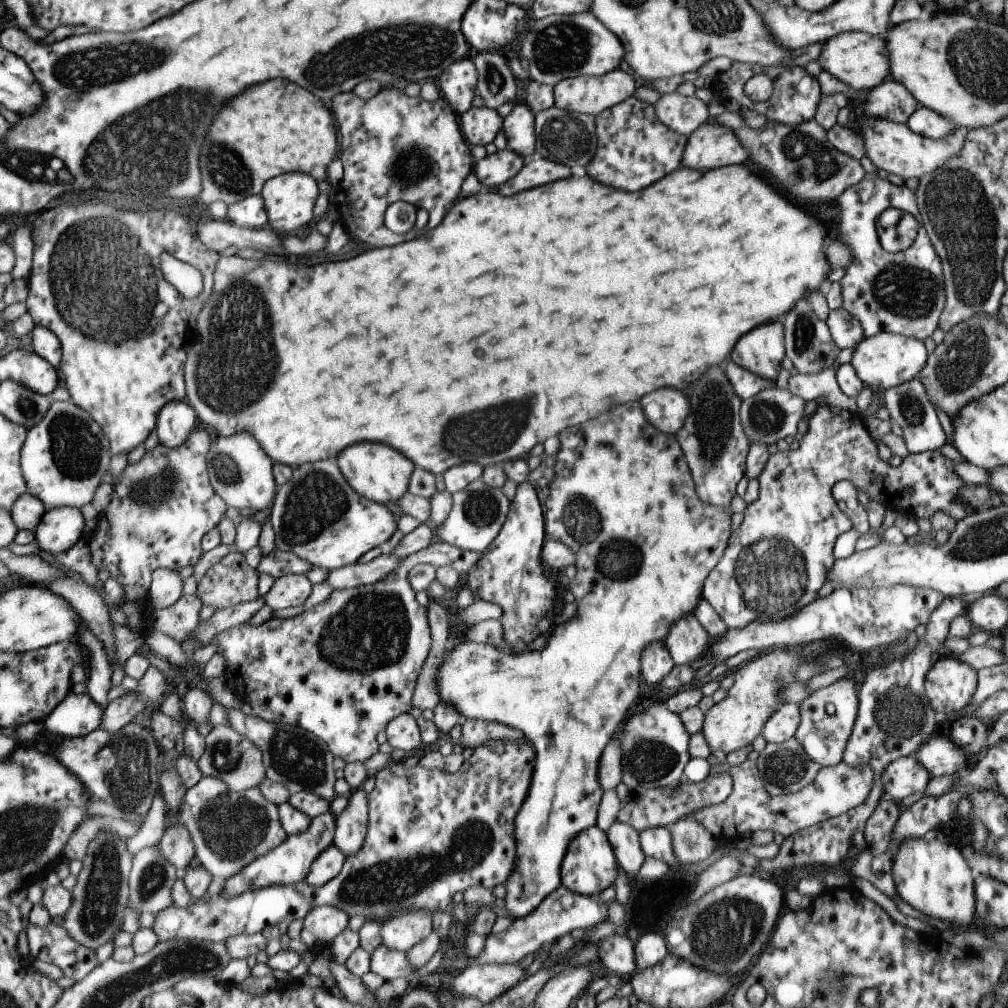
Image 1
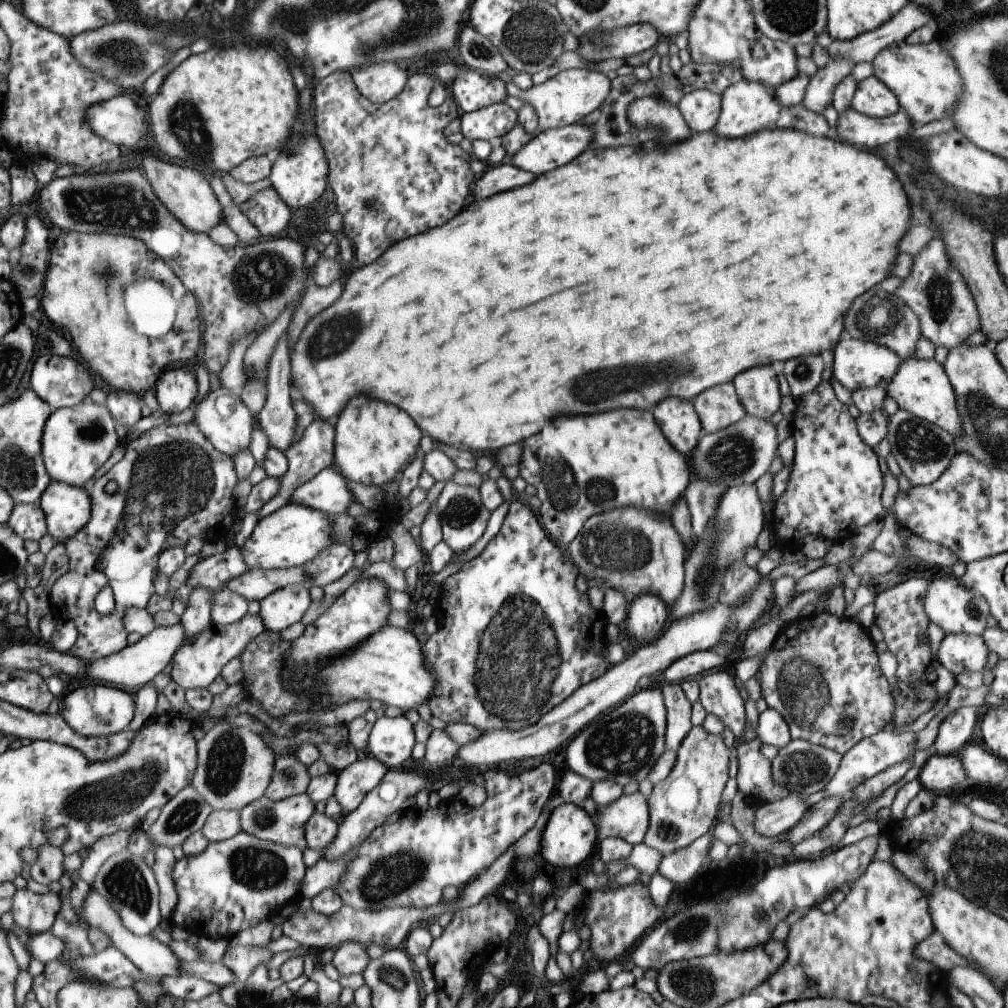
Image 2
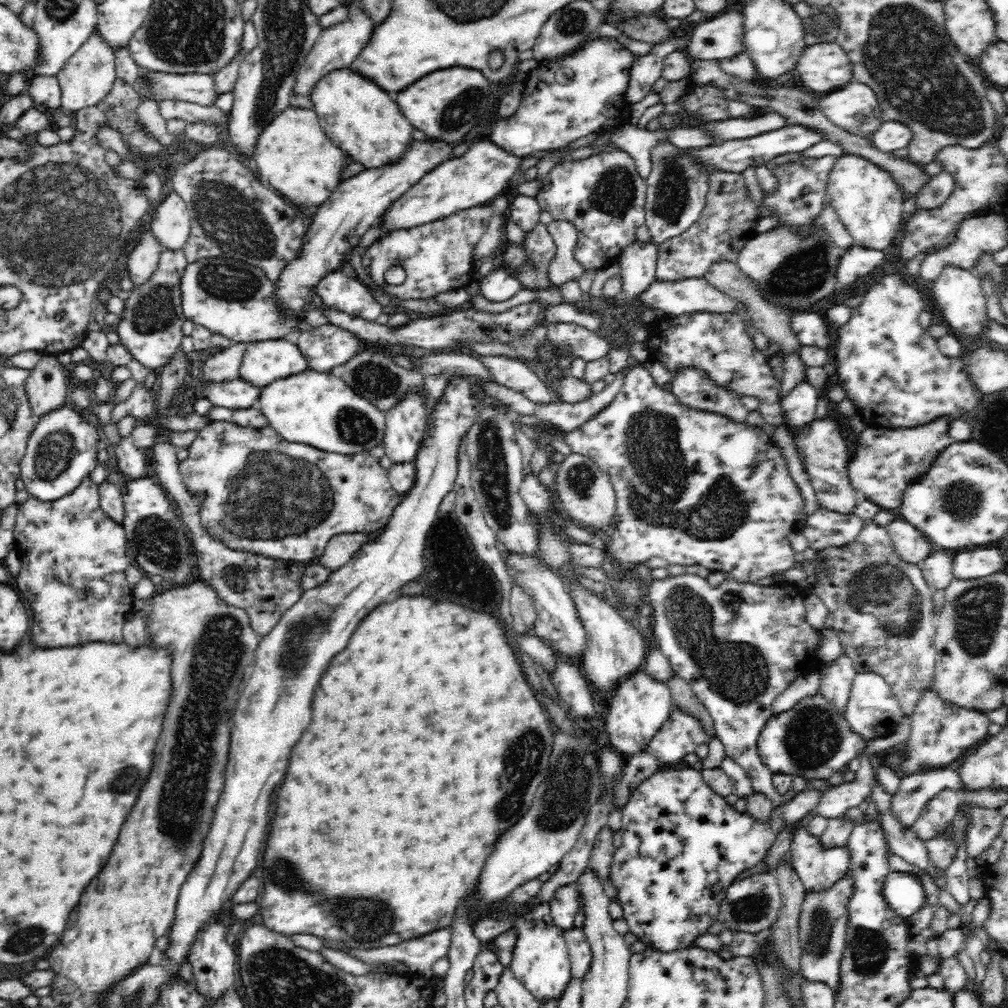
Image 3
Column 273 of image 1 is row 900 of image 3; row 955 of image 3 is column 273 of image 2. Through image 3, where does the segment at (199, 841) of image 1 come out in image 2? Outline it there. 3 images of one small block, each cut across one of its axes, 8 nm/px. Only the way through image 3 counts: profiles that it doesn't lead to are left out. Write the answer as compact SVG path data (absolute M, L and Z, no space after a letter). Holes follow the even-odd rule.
M307 793L294 795L281 801L273 801L264 796L239 810L242 831L262 840L279 843L280 845L297 846L300 850L305 851L308 848L305 838L306 822L314 814L315 808L315 803L310 800Z

